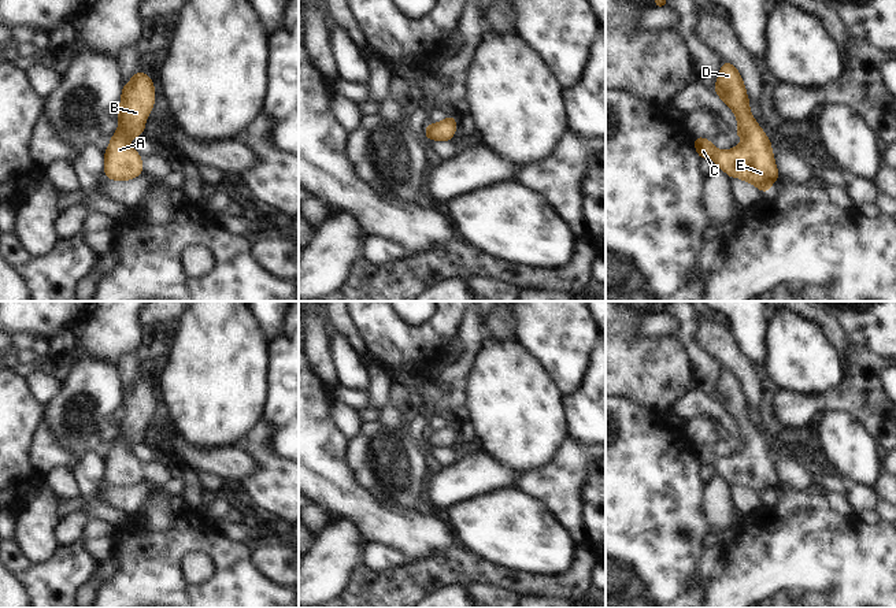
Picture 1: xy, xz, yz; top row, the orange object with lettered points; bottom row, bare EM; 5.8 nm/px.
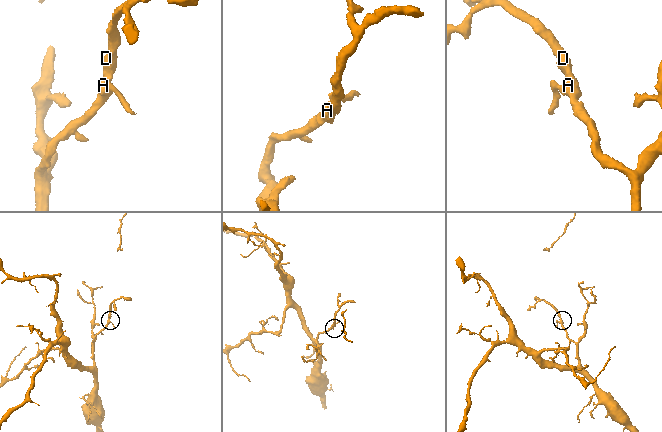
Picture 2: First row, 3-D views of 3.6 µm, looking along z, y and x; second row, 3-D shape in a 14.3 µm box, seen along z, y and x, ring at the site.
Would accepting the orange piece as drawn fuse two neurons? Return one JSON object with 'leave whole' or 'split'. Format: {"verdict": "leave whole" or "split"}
{"verdict": "leave whole"}

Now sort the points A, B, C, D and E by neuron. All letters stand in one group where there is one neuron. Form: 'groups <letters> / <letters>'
groups A B C D E

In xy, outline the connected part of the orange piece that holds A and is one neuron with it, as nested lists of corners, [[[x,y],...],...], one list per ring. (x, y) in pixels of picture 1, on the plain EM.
[[[138,377],[127,392],[123,392],[118,419],[119,437],[112,441],[104,459],[104,481],[114,487],[129,487],[144,481],[142,463],[127,449],[129,444],[142,442],[145,426],[153,415],[155,397],[152,386]]]

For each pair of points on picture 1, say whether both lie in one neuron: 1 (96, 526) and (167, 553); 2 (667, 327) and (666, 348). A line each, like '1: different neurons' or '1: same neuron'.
1: different neurons
2: different neurons

